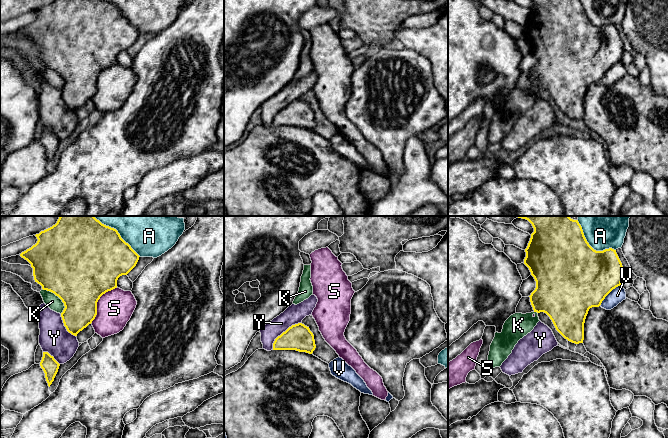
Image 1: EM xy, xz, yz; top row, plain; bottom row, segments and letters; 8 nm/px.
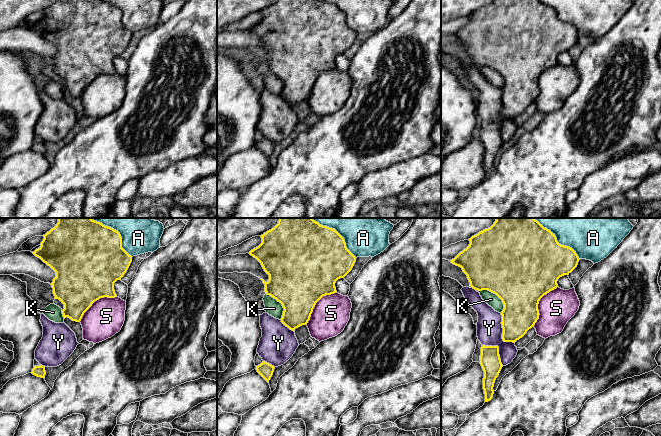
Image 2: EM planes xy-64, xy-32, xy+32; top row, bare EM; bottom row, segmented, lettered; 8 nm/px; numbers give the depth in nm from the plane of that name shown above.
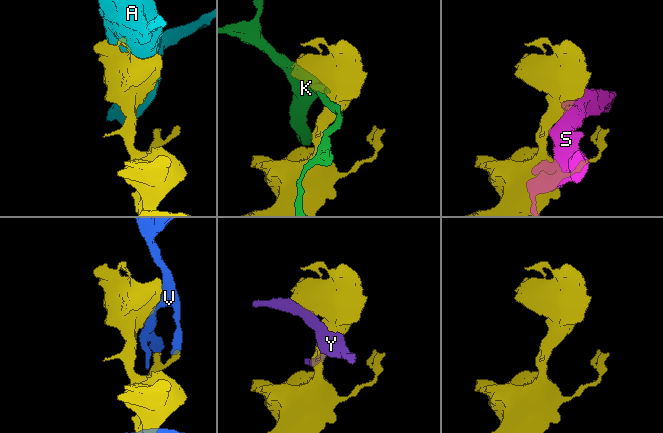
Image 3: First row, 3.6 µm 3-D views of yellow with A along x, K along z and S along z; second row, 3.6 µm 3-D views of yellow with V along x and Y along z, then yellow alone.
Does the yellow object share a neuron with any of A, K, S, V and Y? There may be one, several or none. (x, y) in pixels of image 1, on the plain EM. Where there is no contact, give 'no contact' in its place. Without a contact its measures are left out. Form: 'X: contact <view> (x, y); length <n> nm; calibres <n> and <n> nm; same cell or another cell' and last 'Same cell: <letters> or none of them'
A: contact yz (591, 23); length 360 nm; calibres 500 and 200 nm; another cell
K: contact xy (58, 72); length 260 nm; calibres 500 and 120 nm; another cell
S: contact xy (97, 77); length 360 nm; calibres 480 and 280 nm; another cell
V: contact yz (608, 69); length 240 nm; calibres 480 and 120 nm; another cell
Y: contact xz (283, 108); length 320 nm; calibres 220 and 160 nm; another cell
Same cell: none of them

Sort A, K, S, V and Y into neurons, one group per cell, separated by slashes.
A / K / S / V / Y

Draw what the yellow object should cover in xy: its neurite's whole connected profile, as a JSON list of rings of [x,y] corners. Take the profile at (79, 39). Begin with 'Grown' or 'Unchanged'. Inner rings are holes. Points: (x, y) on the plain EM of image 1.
Unchanged. [[[55,0],[35,11],[37,19],[20,32],[33,44],[35,58],[50,67],[64,79],[61,93],[67,107],[74,112],[86,104],[97,91],[97,78],[108,67],[117,64],[117,56],[127,51],[137,40],[139,31],[126,19],[114,4],[104,0]]]

